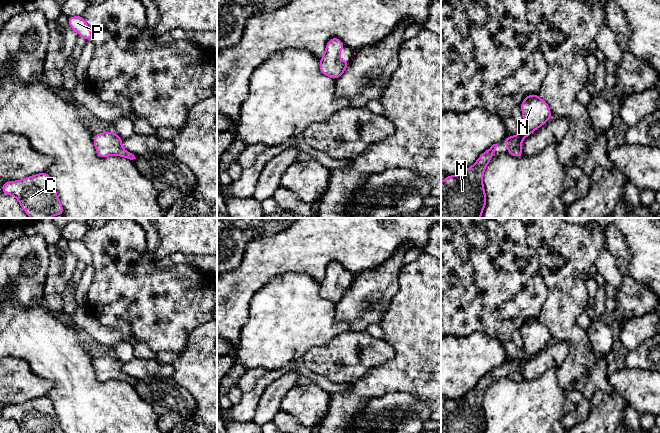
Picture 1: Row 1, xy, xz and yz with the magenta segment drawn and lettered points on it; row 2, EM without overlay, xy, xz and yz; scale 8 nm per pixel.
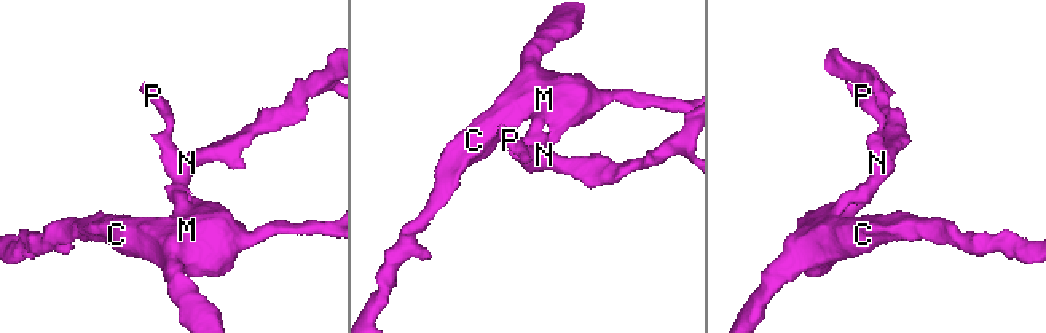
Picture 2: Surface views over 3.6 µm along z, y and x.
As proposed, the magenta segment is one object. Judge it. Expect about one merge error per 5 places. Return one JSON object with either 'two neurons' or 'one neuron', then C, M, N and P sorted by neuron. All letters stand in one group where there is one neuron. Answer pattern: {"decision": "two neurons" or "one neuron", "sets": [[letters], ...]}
{"decision": "one neuron", "sets": [["C", "M", "N", "P"]]}

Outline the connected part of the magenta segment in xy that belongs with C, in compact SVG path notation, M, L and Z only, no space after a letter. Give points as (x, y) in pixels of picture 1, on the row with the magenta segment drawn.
M47 172L21 180L6 181L0 187L5 195L17 198L21 208L30 218L64 215L64 208L54 189L53 179Z

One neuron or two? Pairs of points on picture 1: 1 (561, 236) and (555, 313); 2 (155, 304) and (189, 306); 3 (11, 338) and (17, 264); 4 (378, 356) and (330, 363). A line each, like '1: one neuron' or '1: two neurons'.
1: one neuron
2: one neuron
3: two neurons
4: one neuron

